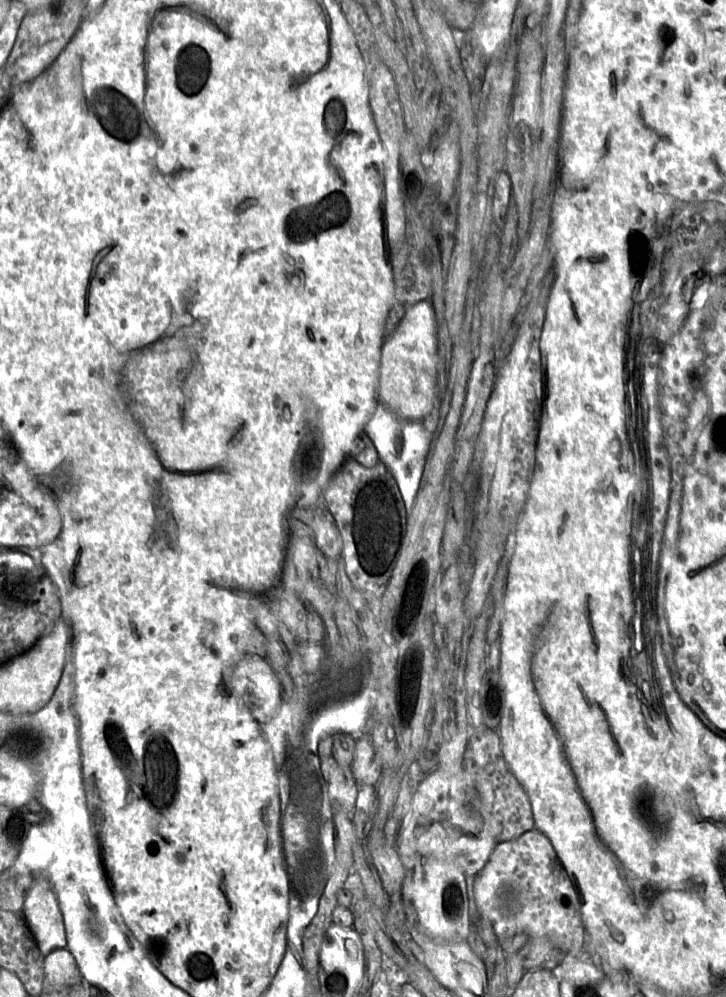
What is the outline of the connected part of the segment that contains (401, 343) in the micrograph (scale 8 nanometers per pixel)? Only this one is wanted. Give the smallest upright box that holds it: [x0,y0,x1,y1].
[377,300,436,421]

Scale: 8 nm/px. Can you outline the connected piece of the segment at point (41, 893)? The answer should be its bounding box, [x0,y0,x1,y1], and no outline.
[22,874,67,956]

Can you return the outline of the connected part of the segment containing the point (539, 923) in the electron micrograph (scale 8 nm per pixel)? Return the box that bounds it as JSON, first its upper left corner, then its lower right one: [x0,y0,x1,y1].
[474,828,585,955]

